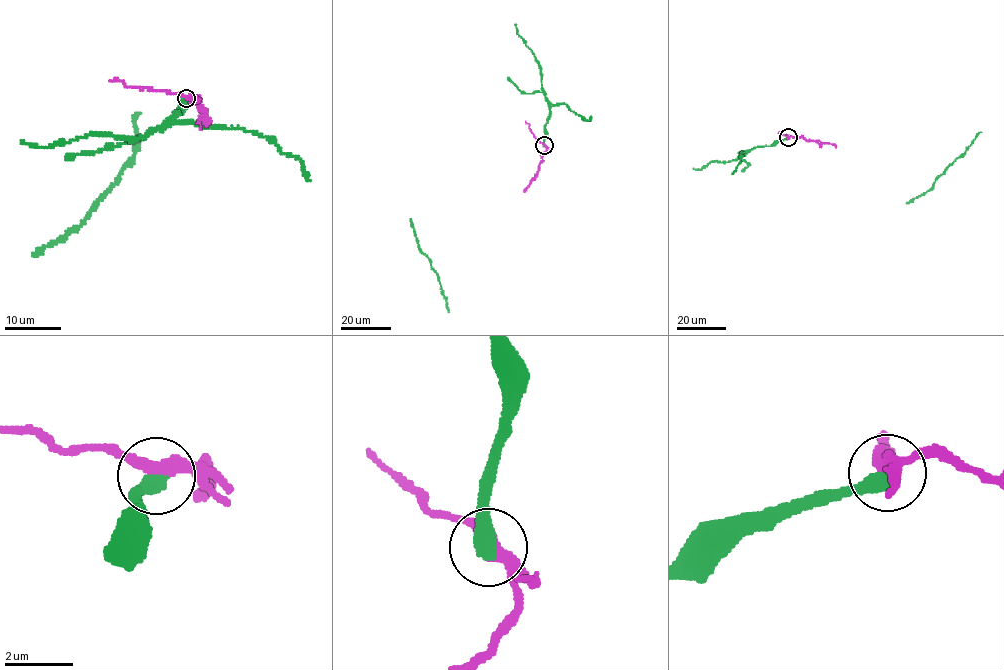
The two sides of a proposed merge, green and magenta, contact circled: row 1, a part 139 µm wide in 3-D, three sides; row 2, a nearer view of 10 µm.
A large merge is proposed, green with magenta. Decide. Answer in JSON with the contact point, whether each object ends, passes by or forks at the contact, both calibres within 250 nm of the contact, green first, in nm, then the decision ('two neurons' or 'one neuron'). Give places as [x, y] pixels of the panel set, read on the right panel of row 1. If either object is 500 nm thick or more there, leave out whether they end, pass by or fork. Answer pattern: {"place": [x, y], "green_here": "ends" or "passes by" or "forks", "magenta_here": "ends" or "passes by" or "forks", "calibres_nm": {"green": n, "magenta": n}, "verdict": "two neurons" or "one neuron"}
{"place": [788, 137], "calibres_nm": {"green": 500, "magenta": 360}, "verdict": "two neurons"}

